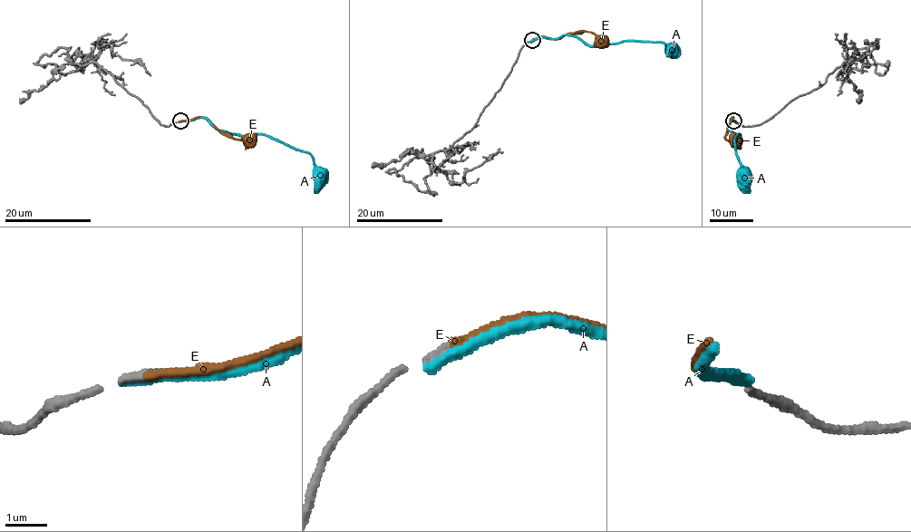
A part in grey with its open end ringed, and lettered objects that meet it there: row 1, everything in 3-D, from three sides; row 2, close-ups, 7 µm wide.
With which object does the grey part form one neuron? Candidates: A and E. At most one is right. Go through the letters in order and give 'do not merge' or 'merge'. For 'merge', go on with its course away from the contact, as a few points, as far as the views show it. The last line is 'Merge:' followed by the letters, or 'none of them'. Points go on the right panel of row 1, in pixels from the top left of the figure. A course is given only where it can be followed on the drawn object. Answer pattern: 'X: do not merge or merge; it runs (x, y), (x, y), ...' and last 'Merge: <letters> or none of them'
A: do not merge
E: merge; it runs (734, 120), (731, 120), (725, 139), (734, 144), (740, 141)
Merge: E

